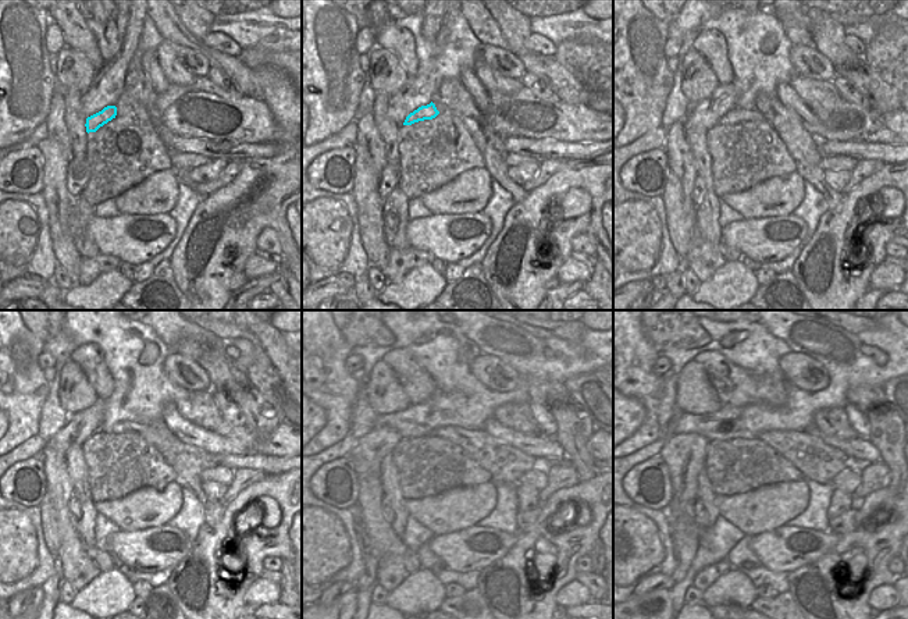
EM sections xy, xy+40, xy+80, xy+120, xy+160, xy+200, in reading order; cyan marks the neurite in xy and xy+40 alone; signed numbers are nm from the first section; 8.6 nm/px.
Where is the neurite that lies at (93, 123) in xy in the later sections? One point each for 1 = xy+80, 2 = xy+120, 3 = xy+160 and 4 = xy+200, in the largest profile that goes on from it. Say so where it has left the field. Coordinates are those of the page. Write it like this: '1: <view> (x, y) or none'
1: xy+80 (734, 116)
2: xy+120 (171, 448)
3: xy+160 (506, 463)
4: xy+200 (816, 461)

